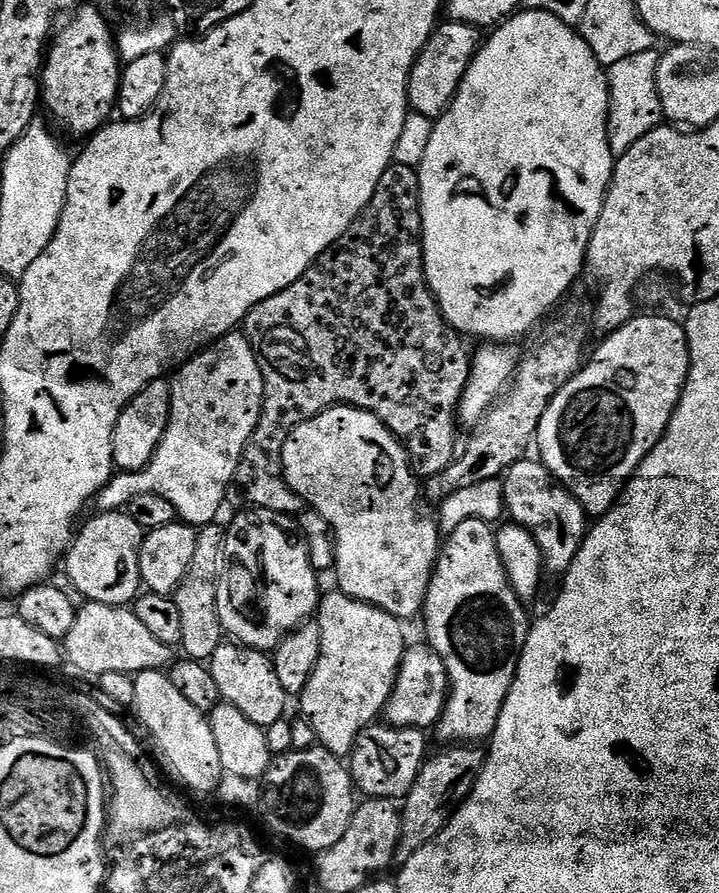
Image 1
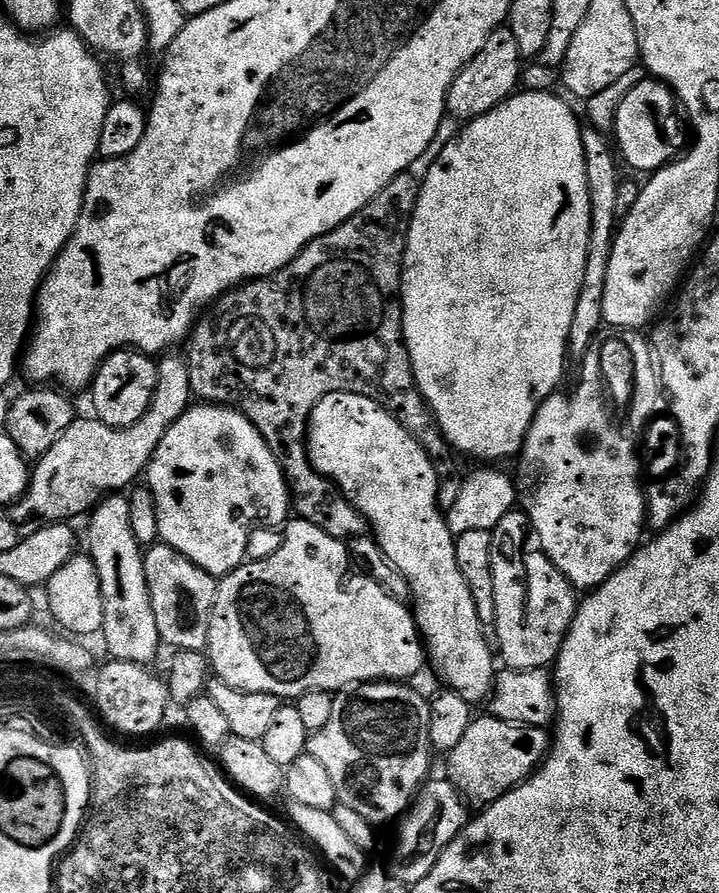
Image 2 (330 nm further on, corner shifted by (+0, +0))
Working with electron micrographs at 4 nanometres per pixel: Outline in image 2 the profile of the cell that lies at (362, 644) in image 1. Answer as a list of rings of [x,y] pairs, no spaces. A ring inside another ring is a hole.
[[[377,680],[371,684],[358,684],[337,695],[330,722],[322,730],[308,737],[307,755],[318,758],[326,766],[334,782],[337,801],[357,814],[362,814],[373,826],[399,821],[411,808],[413,800],[429,779],[434,749],[430,742],[431,703],[408,682]]]

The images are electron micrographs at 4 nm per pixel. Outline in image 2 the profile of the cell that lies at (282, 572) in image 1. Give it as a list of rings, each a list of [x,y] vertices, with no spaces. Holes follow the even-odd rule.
[[[299,518],[289,519],[283,525],[283,532],[284,541],[281,542],[277,552],[270,553],[265,560],[249,559],[219,581],[214,610],[210,618],[210,638],[206,649],[208,663],[215,679],[226,682],[226,686],[234,686],[234,690],[274,694],[281,698],[287,698],[287,696],[298,698],[307,692],[340,694],[355,685],[371,684],[377,680],[408,682],[413,679],[411,676],[418,675],[423,668],[426,668],[424,641],[420,635],[420,629],[416,627],[416,618],[410,611],[409,605],[400,604],[389,592],[382,590],[382,586],[378,586],[378,582],[365,576],[356,567],[345,541],[330,538],[330,534],[326,534],[326,530]]]

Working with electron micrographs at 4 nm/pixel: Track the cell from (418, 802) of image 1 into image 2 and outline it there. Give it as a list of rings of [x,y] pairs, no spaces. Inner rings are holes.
[[[485,714],[481,720],[480,717],[473,719],[462,742],[458,742],[458,746],[447,753],[446,778],[469,805],[477,804],[477,809],[483,810],[523,784],[549,751],[550,736],[545,729],[531,728],[529,724],[502,722],[496,716]]]

